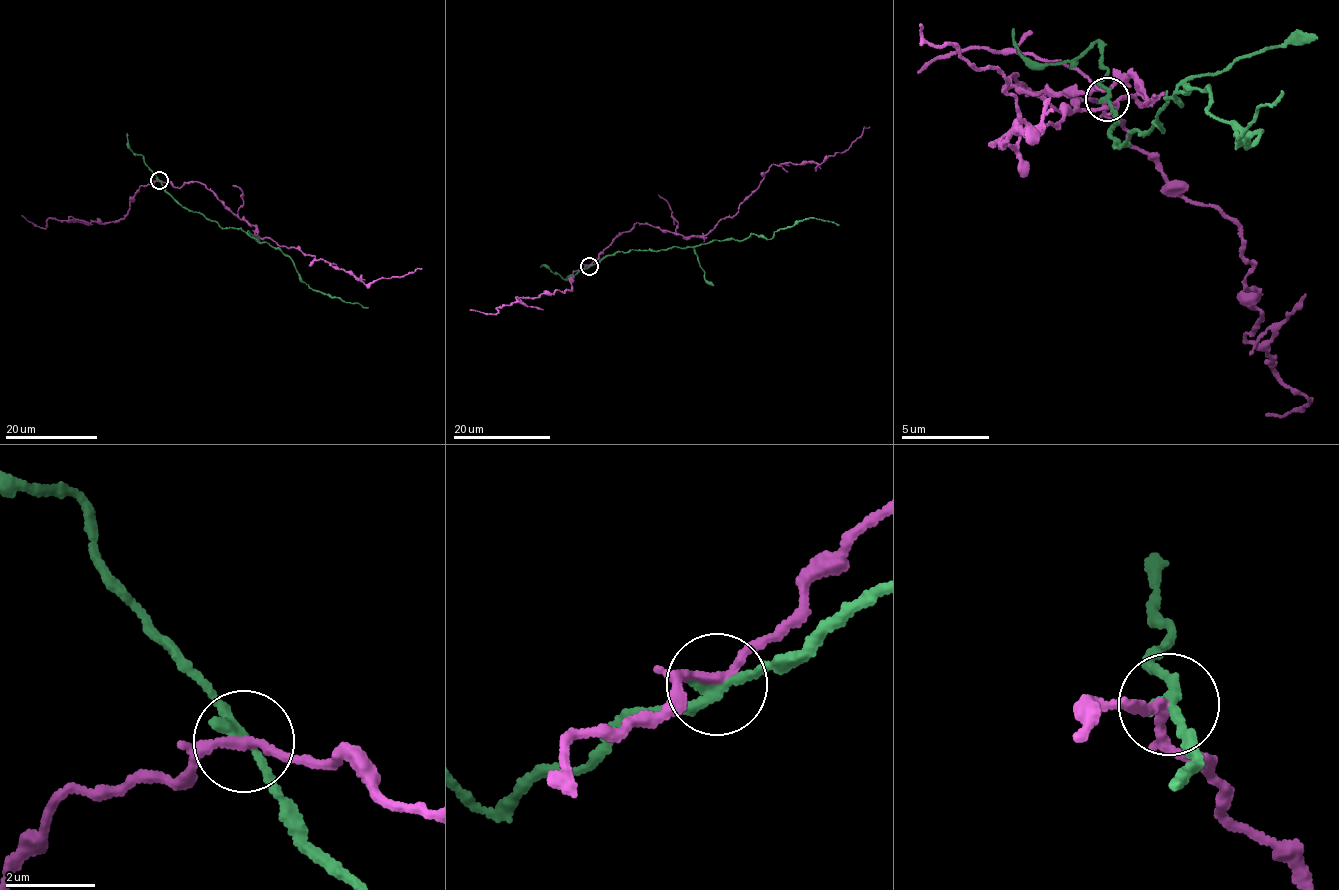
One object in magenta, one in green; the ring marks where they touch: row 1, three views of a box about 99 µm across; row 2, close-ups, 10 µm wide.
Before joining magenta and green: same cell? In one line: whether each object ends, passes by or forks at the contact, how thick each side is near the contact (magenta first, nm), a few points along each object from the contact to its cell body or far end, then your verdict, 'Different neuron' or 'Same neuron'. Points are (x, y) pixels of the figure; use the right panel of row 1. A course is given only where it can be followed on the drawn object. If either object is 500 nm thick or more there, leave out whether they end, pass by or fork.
At the ring magenta passes by. At the ring green passes by. Thickness 190 nm (magenta) against 240 nm. Course of magenta: (1105, 101), (1062, 112), (1018, 74), (1004, 88), (1123, 76), (1147, 102), (990, 144), (1043, 129), (921, 24). Course of green: (1105, 101), (1119, 147), (1190, 83), (1263, 129), (1247, 146), (1285, 90). Different neuron

